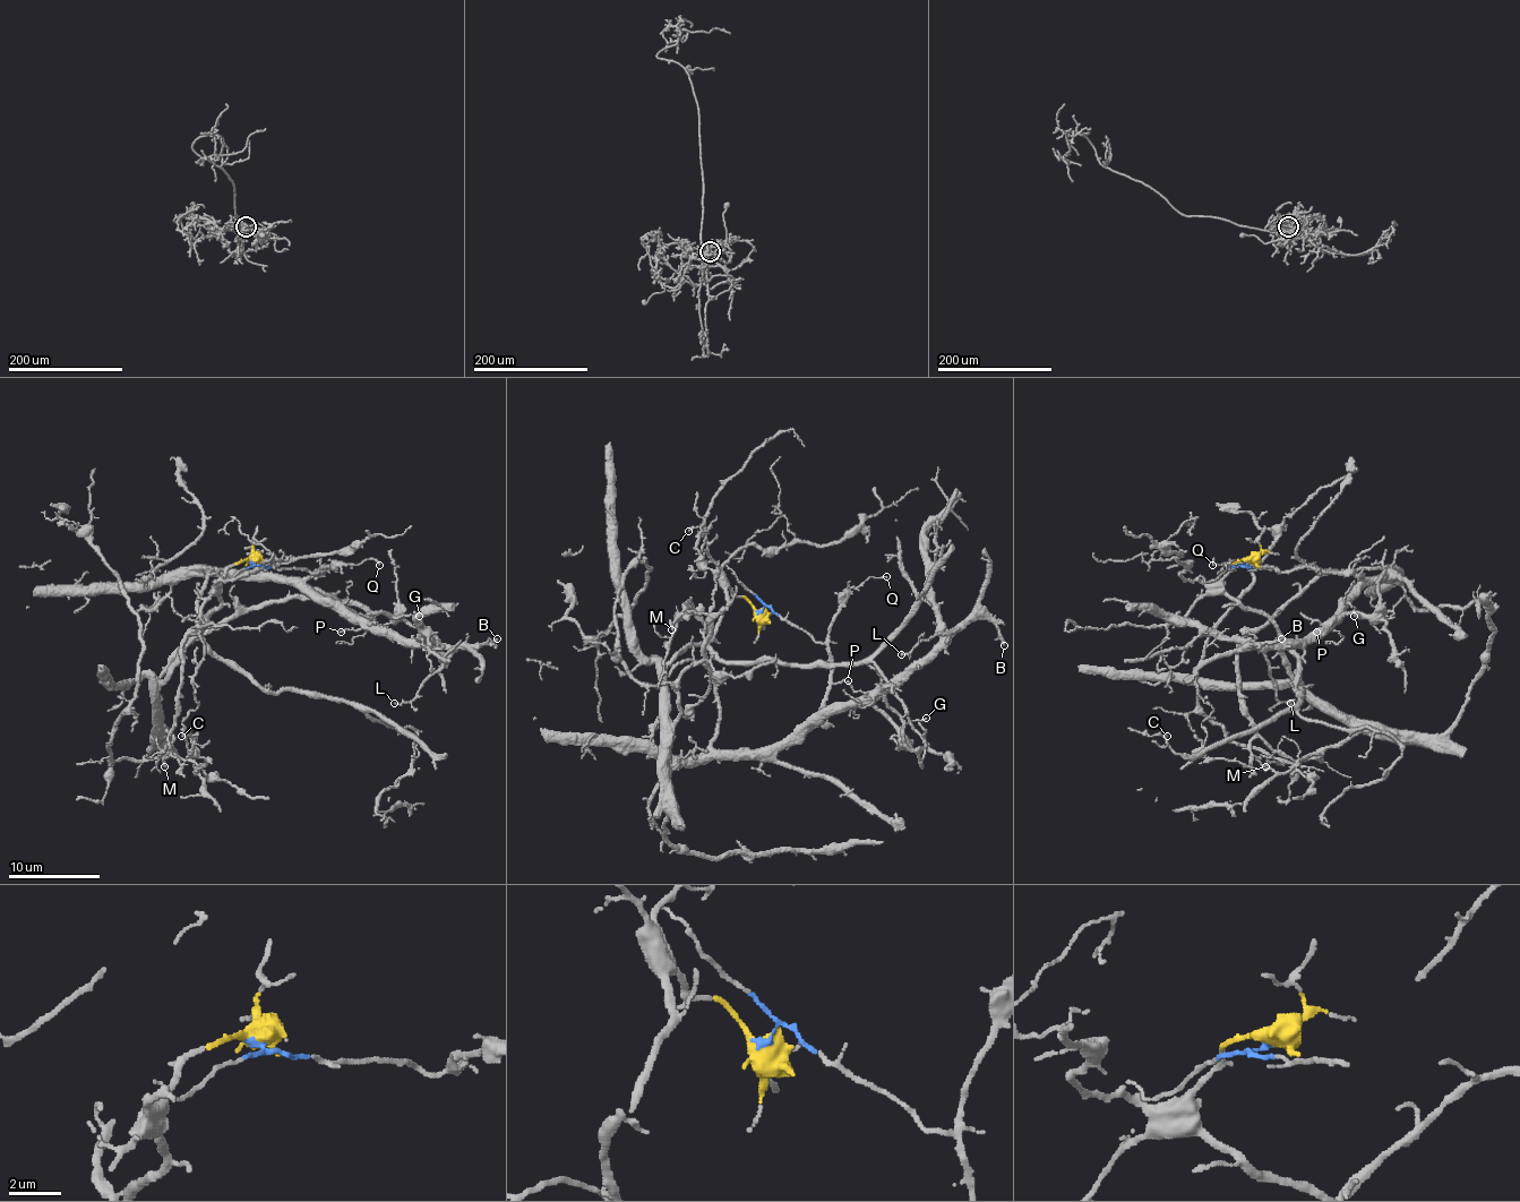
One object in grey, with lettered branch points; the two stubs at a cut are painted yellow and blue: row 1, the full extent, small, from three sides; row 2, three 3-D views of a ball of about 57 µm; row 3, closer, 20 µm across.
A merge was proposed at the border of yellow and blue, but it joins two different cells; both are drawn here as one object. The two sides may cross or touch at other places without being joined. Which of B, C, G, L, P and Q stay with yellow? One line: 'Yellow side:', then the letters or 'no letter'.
Yellow side: C

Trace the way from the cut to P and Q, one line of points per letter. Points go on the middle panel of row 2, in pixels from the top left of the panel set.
P: (758, 611), (773, 609), (827, 650), (832, 676), (825, 714), (814, 726), (816, 719), (866, 698), (848, 680)
Q: (758, 611), (773, 609), (823, 643), (839, 604), (870, 577), (887, 577)

